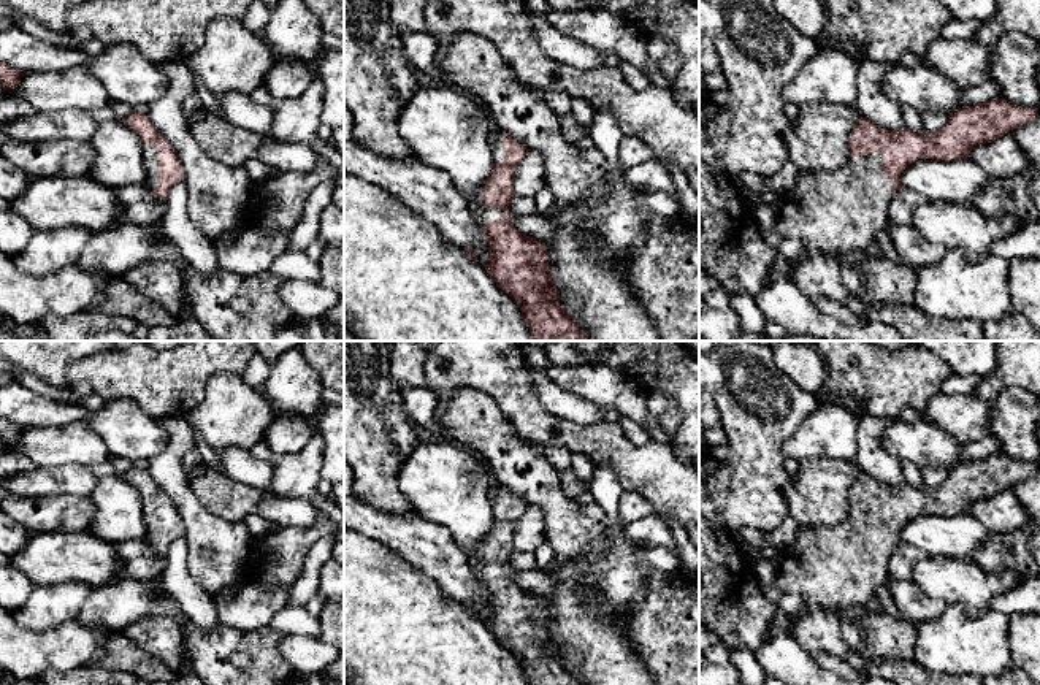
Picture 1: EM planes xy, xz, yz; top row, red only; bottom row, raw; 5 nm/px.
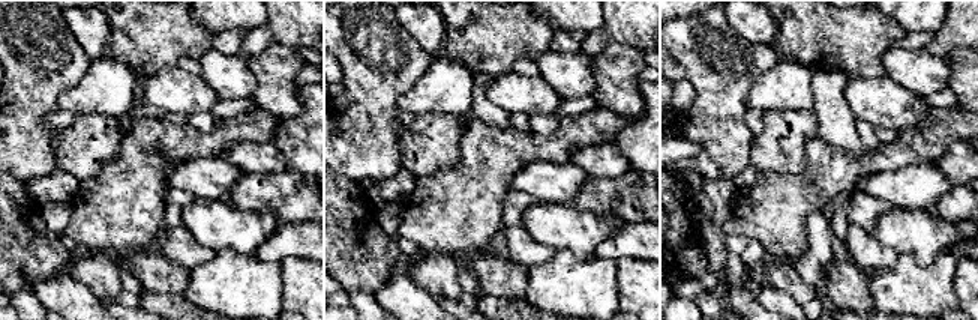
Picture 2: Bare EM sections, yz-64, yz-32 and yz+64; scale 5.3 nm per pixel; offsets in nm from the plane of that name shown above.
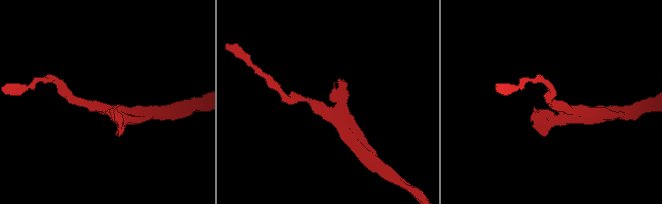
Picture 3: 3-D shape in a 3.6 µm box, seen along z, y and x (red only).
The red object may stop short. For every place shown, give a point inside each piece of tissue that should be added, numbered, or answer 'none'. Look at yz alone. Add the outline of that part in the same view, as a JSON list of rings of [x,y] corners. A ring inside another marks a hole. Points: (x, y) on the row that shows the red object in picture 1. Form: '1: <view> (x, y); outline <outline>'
1: yz (839, 213); outline [[[886,154],[850,155],[840,168],[801,171],[796,184],[778,200],[775,232],[783,238],[799,239],[805,254],[840,260],[869,254],[877,236],[889,227],[893,179],[880,171],[885,157]]]

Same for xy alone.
1: xy (149, 153); outline [[[143,144],[143,162],[147,173],[146,184],[151,190],[157,190],[157,147],[154,144]]]

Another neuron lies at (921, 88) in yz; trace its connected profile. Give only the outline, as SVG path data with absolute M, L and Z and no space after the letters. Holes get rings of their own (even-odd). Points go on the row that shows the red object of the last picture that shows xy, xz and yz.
M900 63L889 65L880 87L886 97L920 113L937 111L950 116L962 108L962 90L929 63L910 68Z

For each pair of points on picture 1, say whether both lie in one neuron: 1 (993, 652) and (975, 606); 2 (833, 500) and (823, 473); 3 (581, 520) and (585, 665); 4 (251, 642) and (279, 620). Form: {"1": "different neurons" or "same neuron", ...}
{"1": "different neurons", "2": "same neuron", "3": "different neurons", "4": "different neurons"}

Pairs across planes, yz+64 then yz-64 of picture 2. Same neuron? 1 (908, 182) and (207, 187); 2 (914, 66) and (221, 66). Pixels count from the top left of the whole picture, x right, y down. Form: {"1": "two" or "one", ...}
{"1": "one", "2": "one"}

